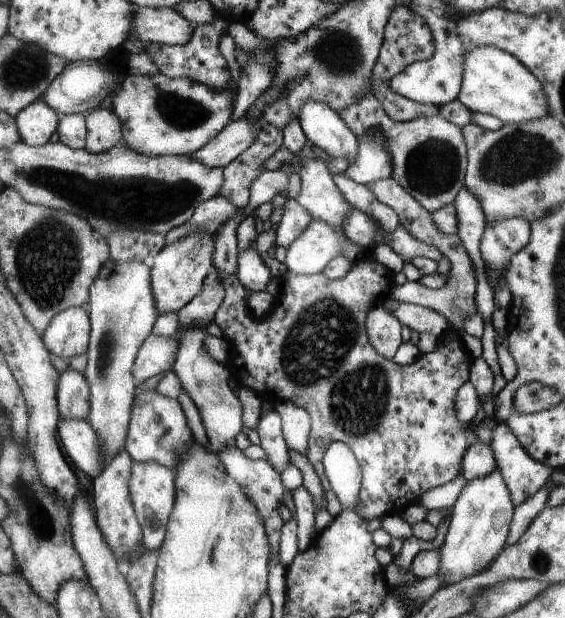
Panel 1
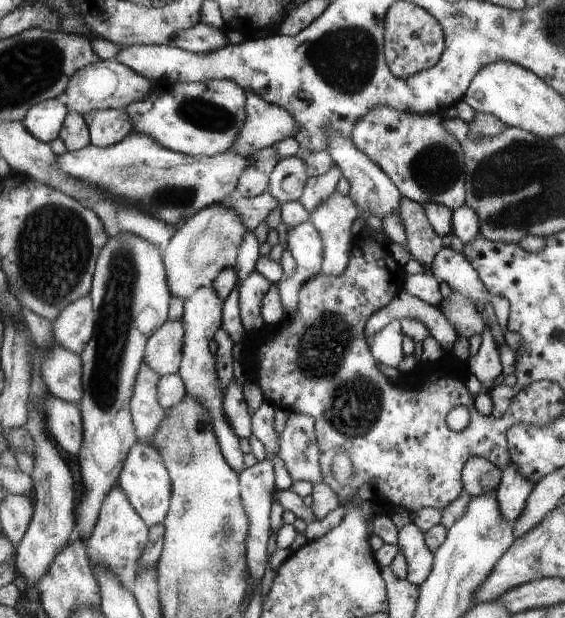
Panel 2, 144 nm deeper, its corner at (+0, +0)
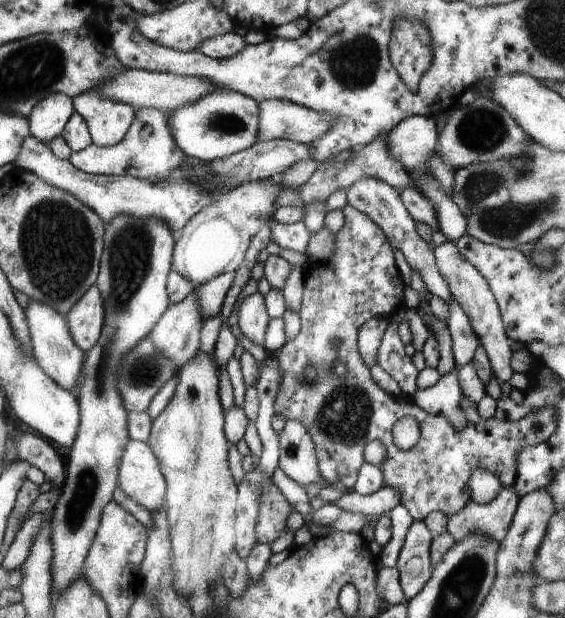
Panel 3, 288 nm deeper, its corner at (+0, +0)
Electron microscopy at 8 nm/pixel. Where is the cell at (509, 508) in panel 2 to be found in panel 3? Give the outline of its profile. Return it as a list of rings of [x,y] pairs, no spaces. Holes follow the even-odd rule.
[[[513,484],[503,486],[499,494],[485,506],[473,504],[469,498],[459,512],[447,516],[447,532],[455,538],[455,542],[463,540],[463,536],[469,532],[487,534],[489,538],[501,542],[507,534],[507,528],[511,526],[519,500],[521,496],[515,492]]]

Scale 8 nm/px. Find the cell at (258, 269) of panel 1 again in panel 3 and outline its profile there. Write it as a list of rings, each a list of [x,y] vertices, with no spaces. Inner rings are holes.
[[[253,292],[251,296],[247,296],[239,310],[239,330],[241,334],[245,334],[249,340],[253,340],[255,344],[261,344],[265,342],[265,332],[267,332],[267,324],[269,324],[269,316],[265,312],[265,298],[263,294],[259,292]]]

